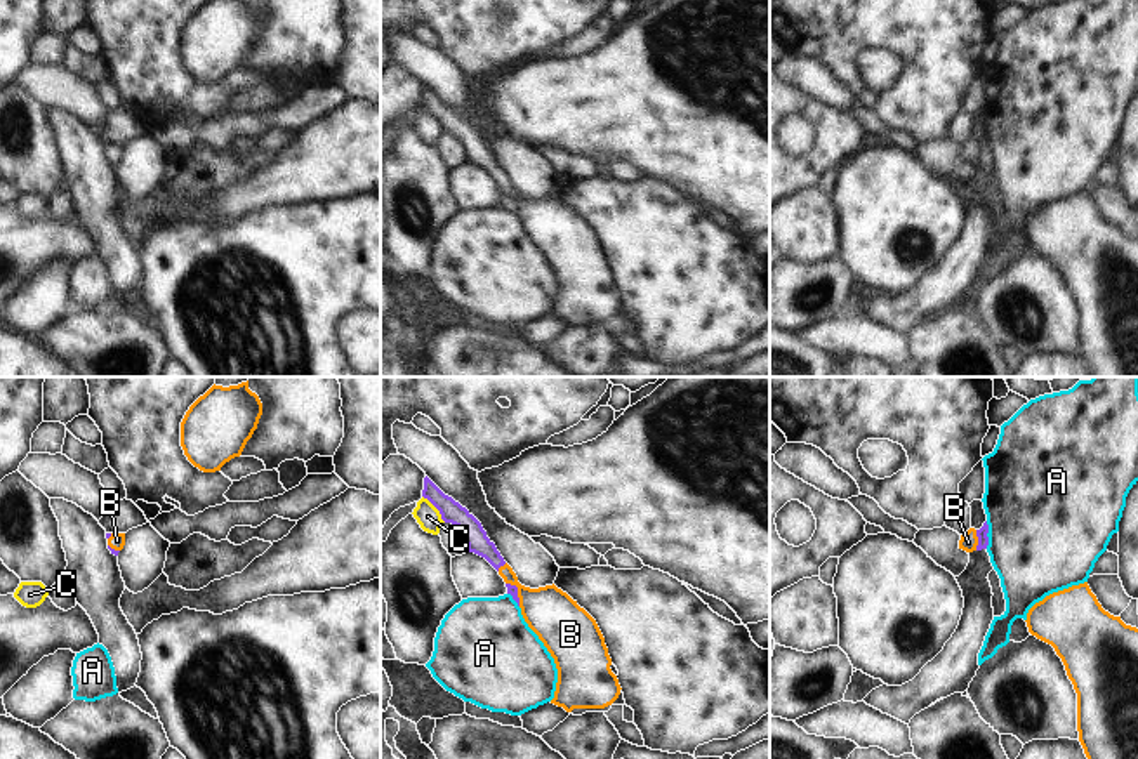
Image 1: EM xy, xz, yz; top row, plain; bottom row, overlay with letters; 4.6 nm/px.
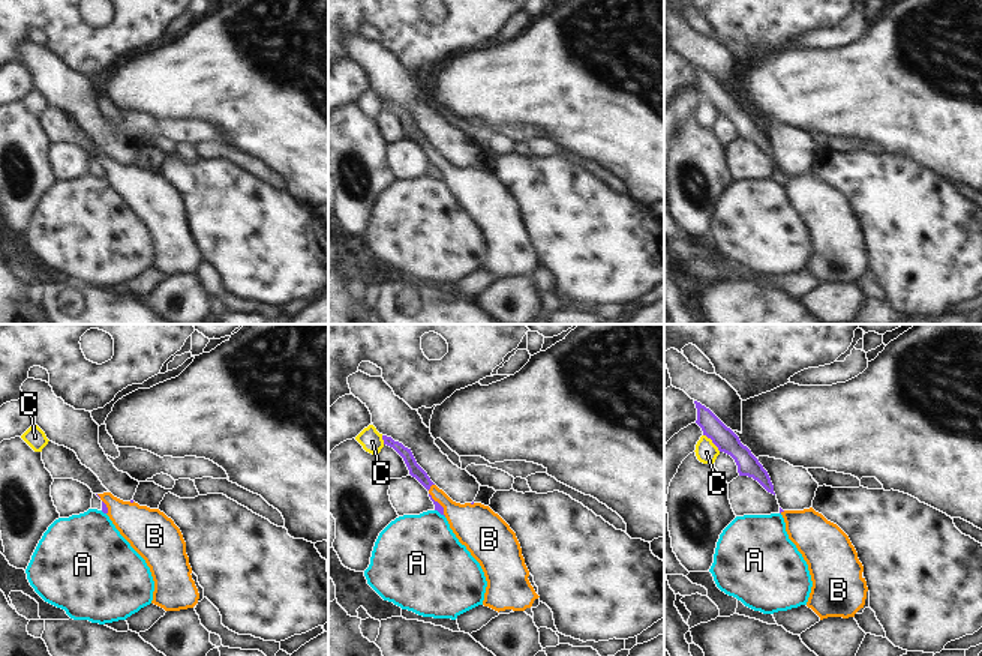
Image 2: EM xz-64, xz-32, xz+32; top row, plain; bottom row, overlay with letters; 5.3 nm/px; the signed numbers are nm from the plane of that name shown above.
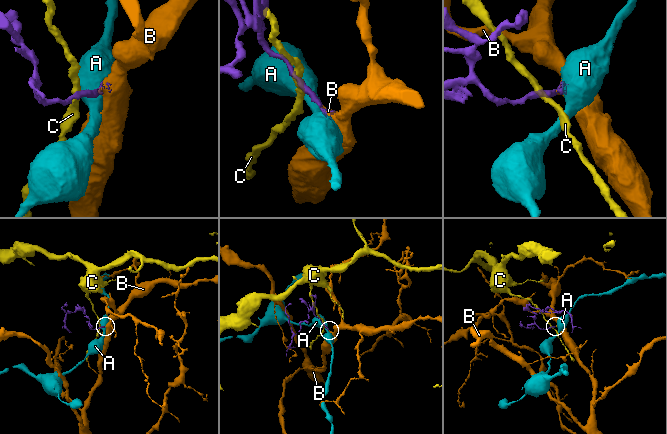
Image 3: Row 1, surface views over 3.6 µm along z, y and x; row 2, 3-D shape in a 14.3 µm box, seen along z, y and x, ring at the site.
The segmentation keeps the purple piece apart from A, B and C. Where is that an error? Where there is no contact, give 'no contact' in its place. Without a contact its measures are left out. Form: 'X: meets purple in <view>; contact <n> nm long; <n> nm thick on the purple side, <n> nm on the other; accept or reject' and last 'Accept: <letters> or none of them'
A: meets purple in yz; contact 130 nm long; 50 nm thick on the purple side, 480 nm on the other; reject
B: meets purple in yz; contact 100 nm long; 50 nm thick on the purple side, 90 nm on the other; accept
C: meets purple in xz; contact 170 nm long; 100 nm thick on the purple side, 110 nm on the other; reject
Accept: B

